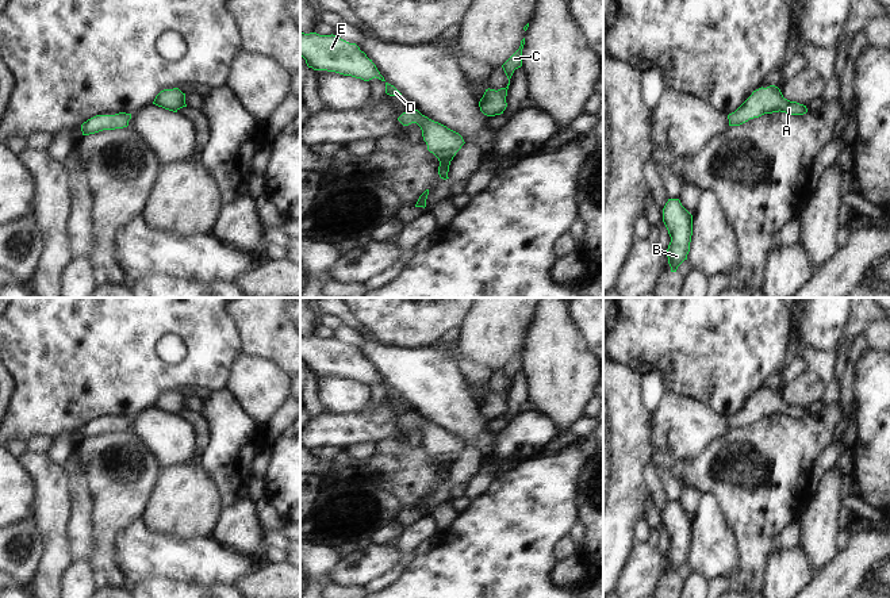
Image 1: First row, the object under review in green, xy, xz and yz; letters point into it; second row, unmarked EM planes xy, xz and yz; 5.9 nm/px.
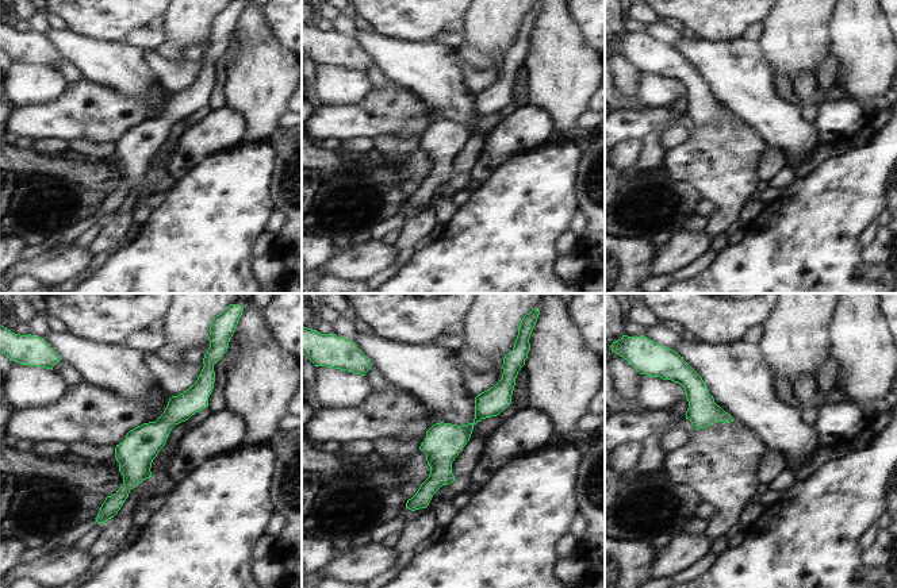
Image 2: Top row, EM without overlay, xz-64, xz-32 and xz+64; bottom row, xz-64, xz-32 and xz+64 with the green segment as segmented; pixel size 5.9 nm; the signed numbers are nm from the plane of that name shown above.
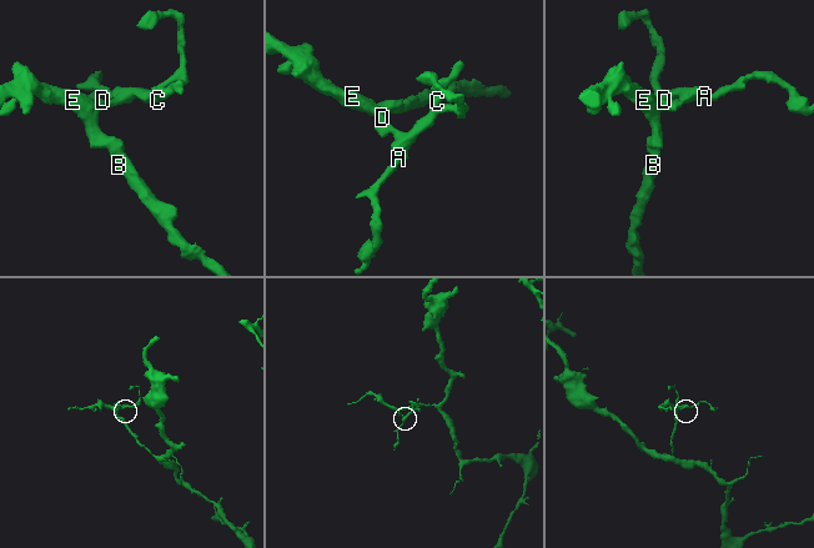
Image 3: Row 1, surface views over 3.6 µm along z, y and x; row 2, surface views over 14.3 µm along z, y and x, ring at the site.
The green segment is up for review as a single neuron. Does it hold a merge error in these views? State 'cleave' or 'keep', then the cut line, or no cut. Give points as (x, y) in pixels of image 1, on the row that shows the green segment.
keep; no cut

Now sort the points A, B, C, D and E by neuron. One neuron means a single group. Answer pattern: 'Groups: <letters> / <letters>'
Groups: A B C D E.

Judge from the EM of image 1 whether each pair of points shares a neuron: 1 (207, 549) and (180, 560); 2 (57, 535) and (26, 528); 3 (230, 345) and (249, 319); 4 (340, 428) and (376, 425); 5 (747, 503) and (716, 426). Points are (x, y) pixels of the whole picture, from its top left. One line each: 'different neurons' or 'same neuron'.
1: same neuron
2: different neurons
3: different neurons
4: same neuron
5: different neurons

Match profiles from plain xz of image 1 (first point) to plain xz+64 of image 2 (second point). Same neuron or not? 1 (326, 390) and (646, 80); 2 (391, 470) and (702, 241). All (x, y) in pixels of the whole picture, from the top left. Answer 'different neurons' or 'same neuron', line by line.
1: same neuron
2: different neurons

